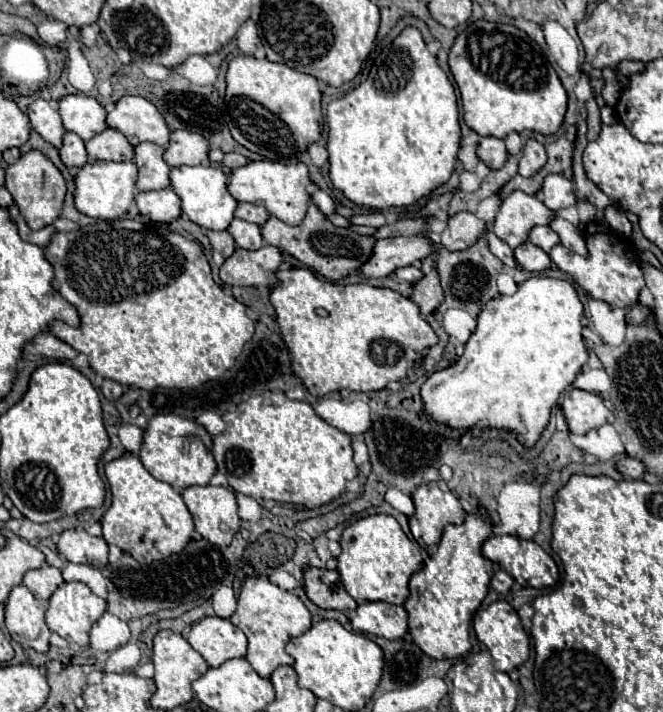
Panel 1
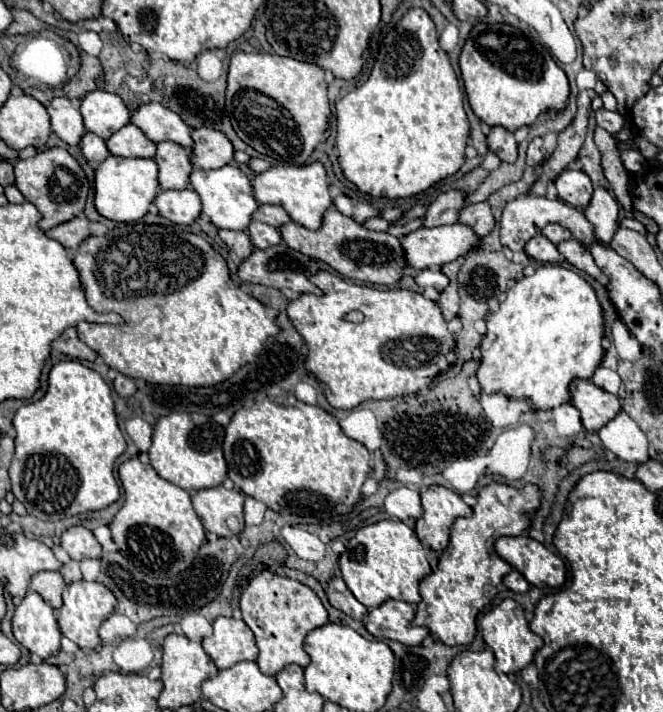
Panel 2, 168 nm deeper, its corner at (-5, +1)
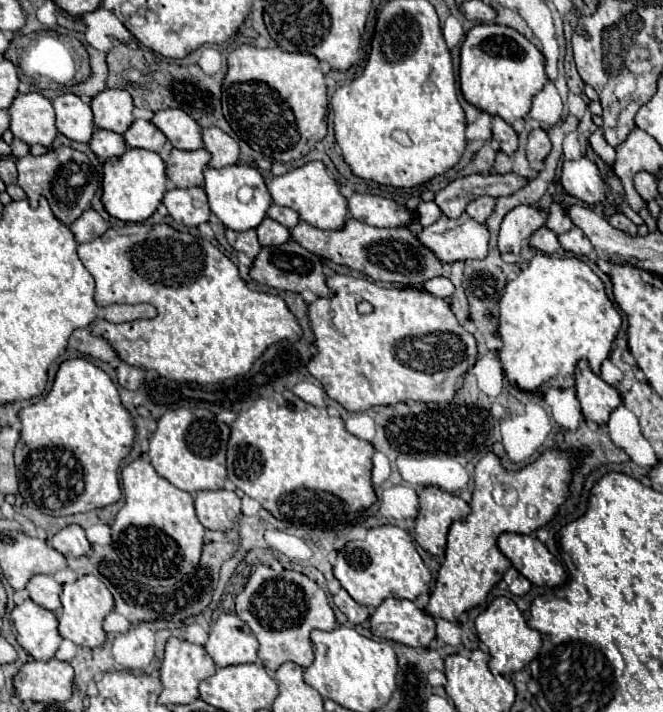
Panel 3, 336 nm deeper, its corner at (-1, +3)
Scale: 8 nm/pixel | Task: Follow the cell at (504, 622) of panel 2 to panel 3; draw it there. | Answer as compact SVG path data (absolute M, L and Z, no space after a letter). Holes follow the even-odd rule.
M501 596L495 598L475 620L475 628L477 636L491 654L489 660L489 668L497 674L513 674L523 670L537 654L541 648L541 634L533 628L527 626L523 614L519 612L519 608L515 606L513 600Z

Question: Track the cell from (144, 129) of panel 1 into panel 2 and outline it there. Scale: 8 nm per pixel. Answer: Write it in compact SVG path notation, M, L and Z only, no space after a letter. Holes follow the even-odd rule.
M157 102L139 106L131 114L131 122L139 126L145 132L145 136L153 142L173 140L185 148L193 146L191 128L183 122L183 118Z

